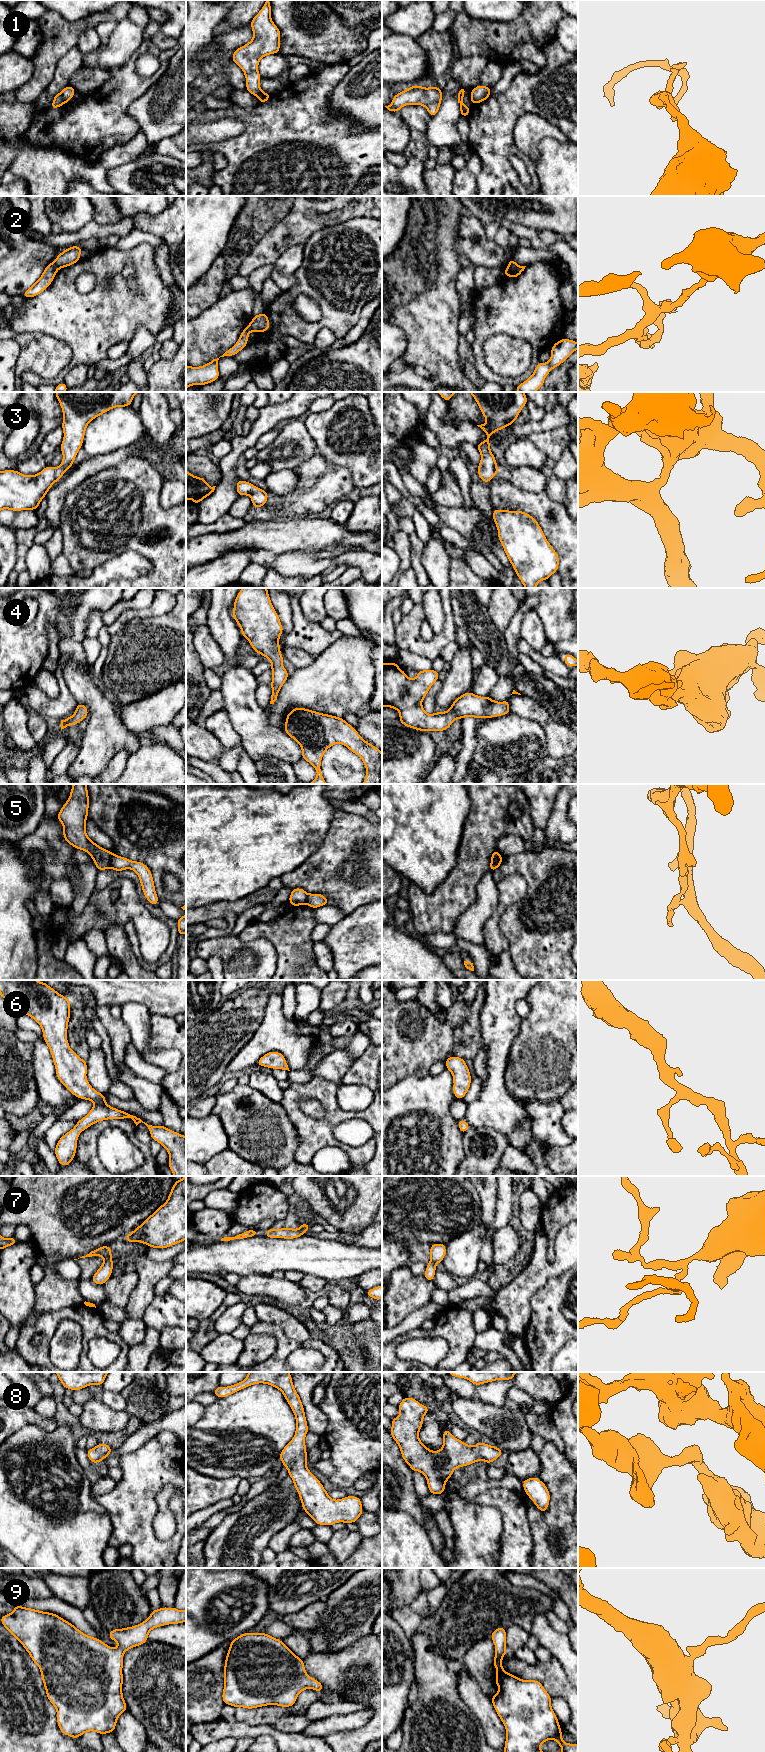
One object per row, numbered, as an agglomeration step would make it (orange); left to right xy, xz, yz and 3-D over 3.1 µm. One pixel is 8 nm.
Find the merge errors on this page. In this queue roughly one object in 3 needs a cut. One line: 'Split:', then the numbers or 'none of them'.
Split: 1, 2, 5

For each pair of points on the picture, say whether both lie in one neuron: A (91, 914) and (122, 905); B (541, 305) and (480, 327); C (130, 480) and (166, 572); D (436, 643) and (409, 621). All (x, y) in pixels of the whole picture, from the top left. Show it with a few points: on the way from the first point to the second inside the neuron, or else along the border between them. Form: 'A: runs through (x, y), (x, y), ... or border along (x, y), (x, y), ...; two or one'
A: border along (86, 905), (91, 905), (110, 922), (104, 932); two
B: runs through (526, 307), (502, 308), (495, 314); one
C: runs through (130, 503), (148, 549); one
D: runs through (426, 645), (418, 645), (409, 636), (409, 631); one

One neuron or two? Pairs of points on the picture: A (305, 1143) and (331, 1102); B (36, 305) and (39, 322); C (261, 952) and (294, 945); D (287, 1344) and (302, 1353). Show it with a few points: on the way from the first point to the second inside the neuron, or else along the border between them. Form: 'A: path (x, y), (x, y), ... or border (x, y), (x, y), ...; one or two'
A: path (315, 1133), (331, 1117), (331, 1112); one
B: path (37, 309), (39, 311), (39, 318); one
C: border (255, 938), (272, 944), (276, 968); two
D: border (318, 1350), (312, 1347), (297, 1347), (286, 1361); two

